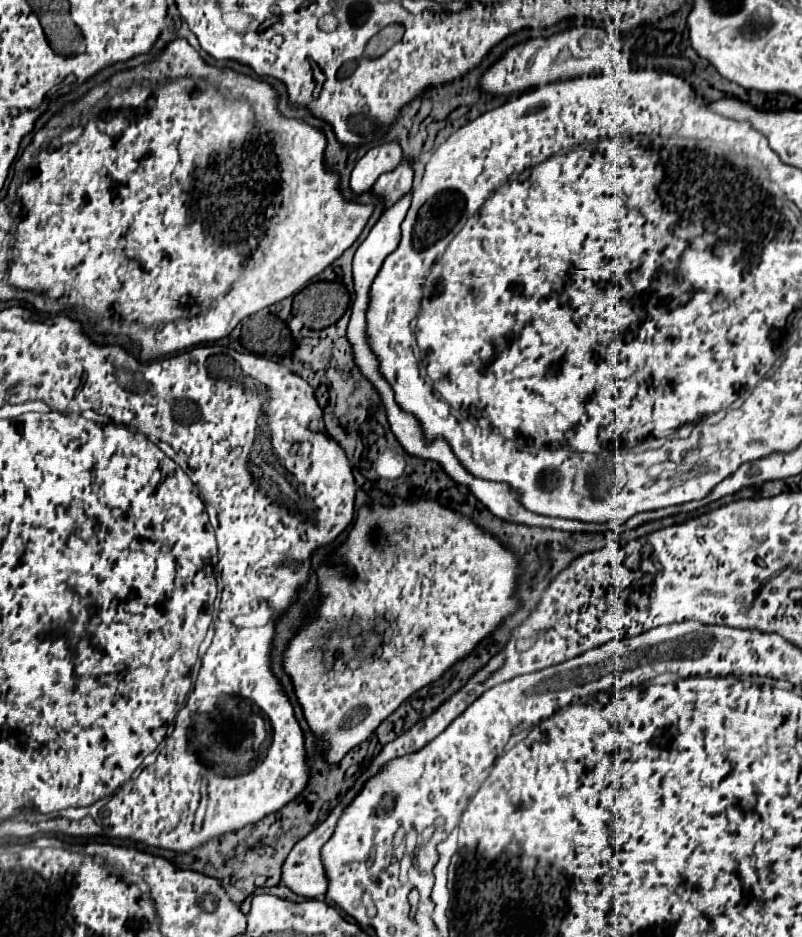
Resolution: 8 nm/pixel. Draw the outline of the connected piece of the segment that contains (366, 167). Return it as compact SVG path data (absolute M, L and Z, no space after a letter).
M398 141L380 143L368 149L368 153L356 163L352 171L352 177L350 177L352 191L354 193L368 191L384 171L390 171L394 169L394 165L398 165L400 157L402 157L402 147Z

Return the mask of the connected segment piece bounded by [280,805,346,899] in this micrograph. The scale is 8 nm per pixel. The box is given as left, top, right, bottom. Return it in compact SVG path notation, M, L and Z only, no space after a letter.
M338 805L316 829L312 829L304 839L300 839L282 865L280 883L286 885L300 897L316 899L326 893L324 869L320 863L320 847L328 841L334 825L346 805Z

